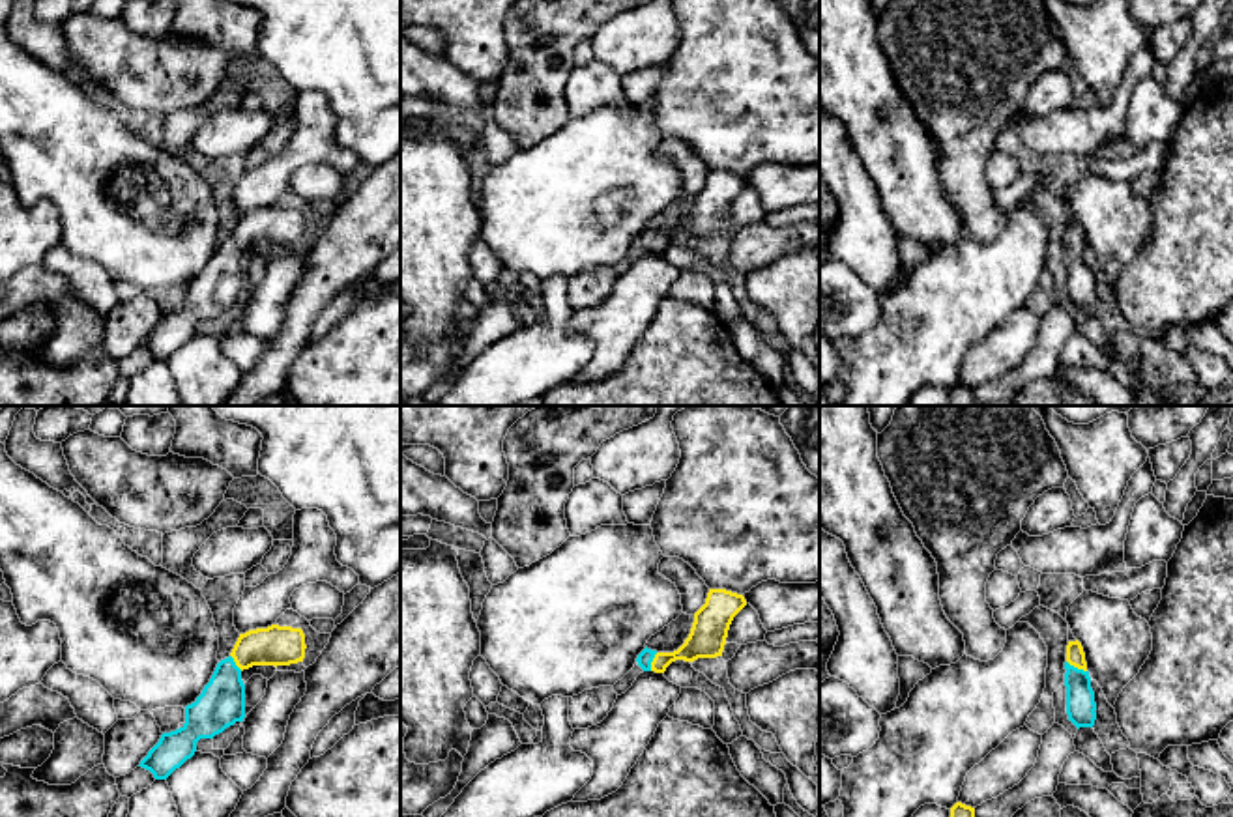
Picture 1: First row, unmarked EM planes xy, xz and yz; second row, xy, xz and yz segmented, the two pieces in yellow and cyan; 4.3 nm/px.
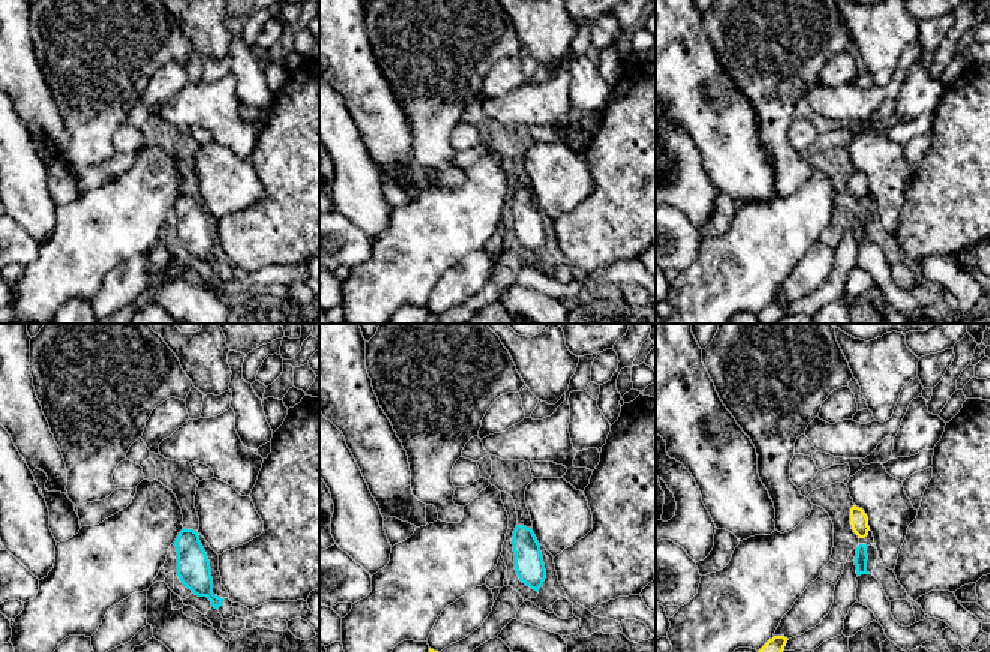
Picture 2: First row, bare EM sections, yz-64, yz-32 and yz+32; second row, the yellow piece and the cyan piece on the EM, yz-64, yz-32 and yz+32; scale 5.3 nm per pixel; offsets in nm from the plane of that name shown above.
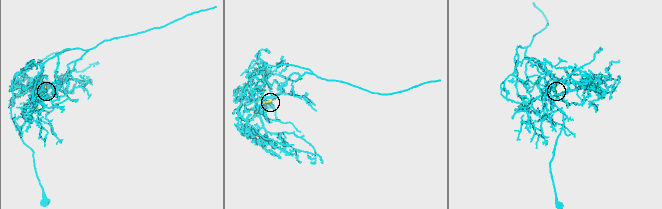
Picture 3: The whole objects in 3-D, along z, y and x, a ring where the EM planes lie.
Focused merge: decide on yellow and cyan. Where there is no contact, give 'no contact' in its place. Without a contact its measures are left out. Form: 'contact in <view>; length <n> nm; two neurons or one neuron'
contact in yz; length 100 nm; one neuron

